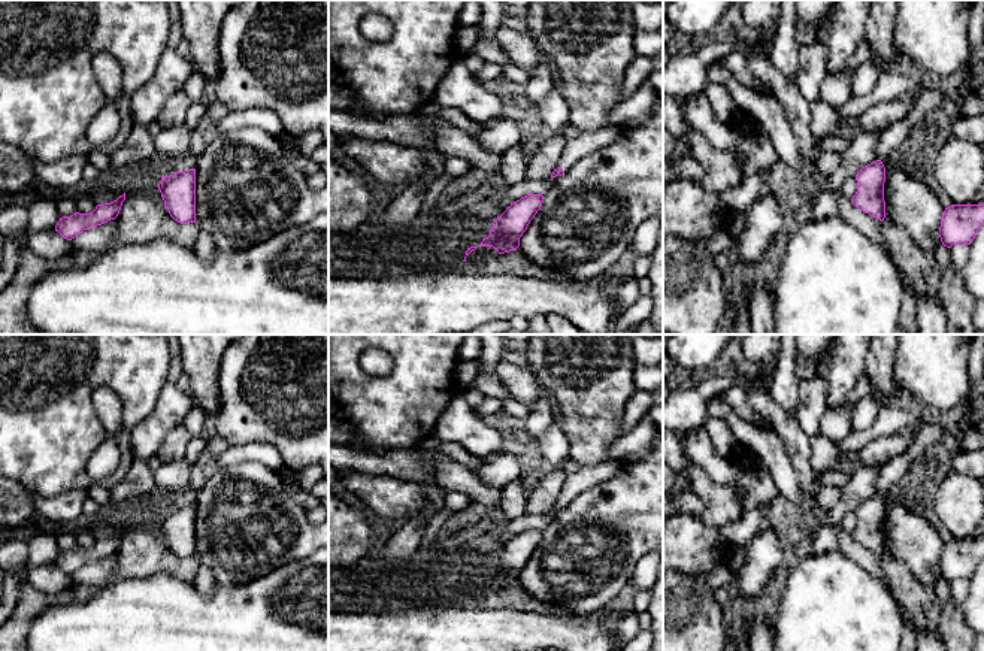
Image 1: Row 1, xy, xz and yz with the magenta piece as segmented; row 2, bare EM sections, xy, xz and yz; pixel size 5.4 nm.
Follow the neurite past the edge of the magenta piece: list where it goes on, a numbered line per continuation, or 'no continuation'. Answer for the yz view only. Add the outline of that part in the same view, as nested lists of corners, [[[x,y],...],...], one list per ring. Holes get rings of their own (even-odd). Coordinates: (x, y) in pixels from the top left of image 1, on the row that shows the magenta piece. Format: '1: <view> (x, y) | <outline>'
no continuation

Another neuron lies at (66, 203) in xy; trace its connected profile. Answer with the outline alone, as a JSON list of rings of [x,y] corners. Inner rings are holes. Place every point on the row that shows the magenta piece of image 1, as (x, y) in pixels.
[[[57,194],[55,202],[60,218],[70,217],[78,212],[76,194]]]

